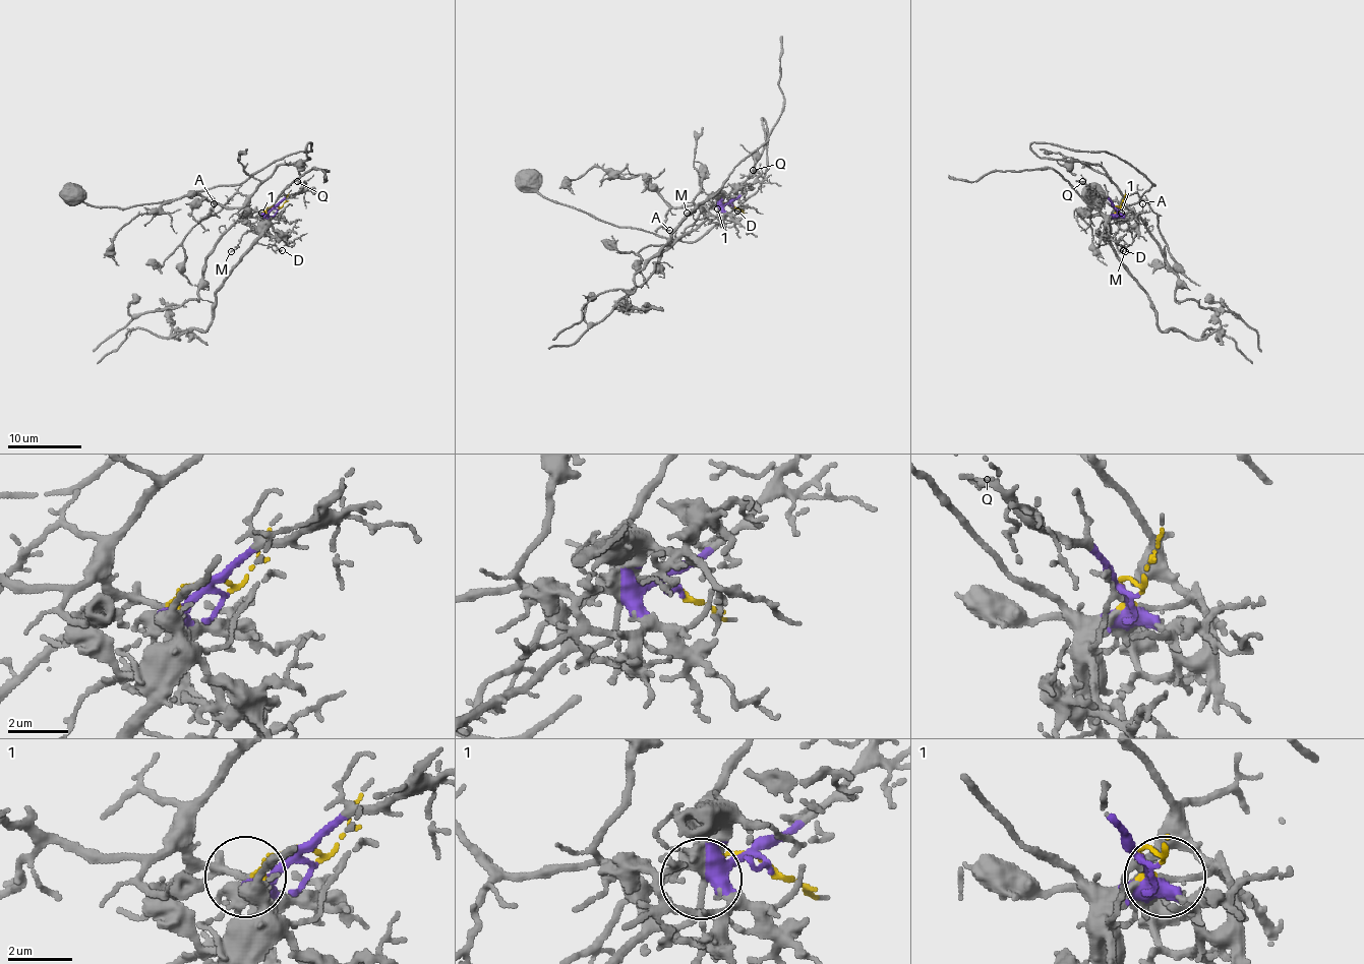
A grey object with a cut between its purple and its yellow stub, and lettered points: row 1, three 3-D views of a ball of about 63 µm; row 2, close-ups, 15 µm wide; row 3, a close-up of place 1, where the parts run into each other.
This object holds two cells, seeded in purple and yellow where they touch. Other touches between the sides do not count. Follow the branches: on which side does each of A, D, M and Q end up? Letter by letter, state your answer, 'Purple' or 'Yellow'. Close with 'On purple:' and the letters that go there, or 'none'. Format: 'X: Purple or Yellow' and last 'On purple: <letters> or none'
A: Yellow
D: Purple
M: Purple
Q: Purple
On purple: D, M, Q

